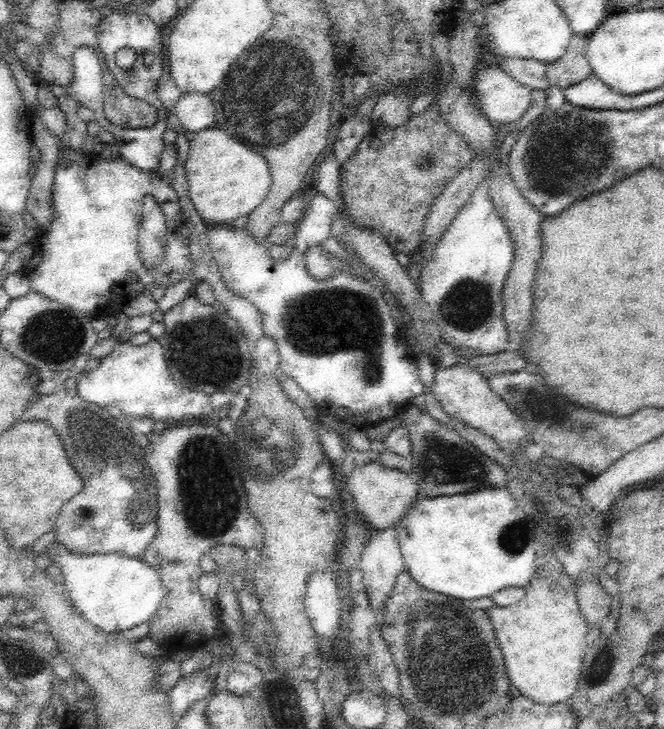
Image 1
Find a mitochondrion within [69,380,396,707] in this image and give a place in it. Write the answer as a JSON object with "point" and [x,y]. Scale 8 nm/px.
{"point":[206,515]}

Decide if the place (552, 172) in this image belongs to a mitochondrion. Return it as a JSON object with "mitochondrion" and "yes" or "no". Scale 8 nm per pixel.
{"mitochondrion":"yes"}

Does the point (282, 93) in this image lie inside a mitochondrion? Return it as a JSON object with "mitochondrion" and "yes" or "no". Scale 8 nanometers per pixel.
{"mitochondrion":"yes"}

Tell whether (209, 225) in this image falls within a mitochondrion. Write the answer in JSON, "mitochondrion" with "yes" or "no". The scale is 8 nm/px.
{"mitochondrion":"no"}

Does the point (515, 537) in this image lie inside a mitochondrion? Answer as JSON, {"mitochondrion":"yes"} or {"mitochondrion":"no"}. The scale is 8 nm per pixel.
{"mitochondrion":"yes"}

